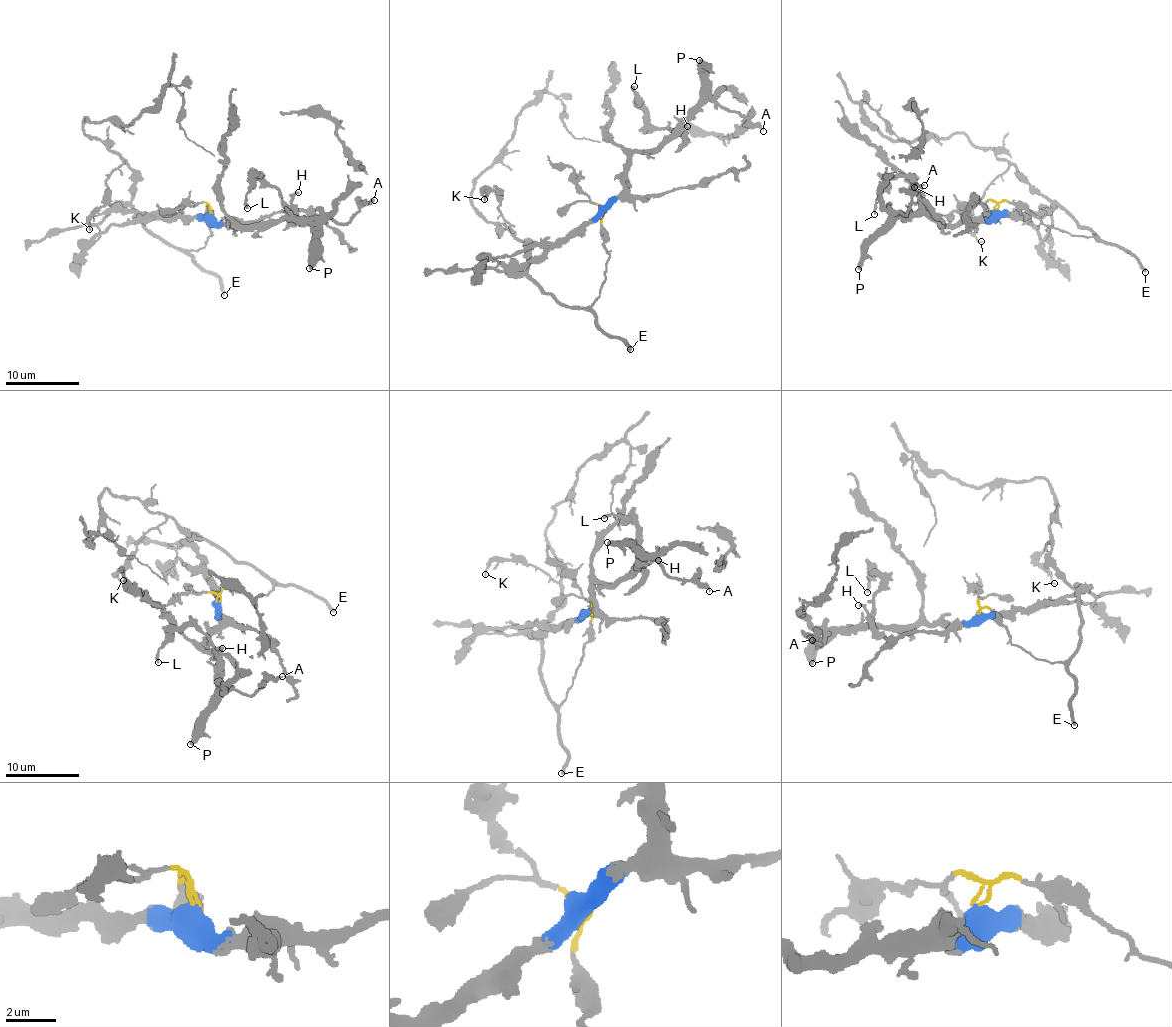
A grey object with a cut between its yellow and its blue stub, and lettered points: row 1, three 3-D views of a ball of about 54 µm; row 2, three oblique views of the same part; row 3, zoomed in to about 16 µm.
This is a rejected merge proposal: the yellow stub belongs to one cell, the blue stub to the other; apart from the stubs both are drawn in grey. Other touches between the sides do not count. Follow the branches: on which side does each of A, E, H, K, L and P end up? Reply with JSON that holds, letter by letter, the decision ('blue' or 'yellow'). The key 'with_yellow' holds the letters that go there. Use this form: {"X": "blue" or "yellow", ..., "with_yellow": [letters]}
{"A": "blue", "E": "yellow", "H": "blue", "K": "yellow", "L": "blue", "P": "blue", "with_yellow": ["E", "K"]}

